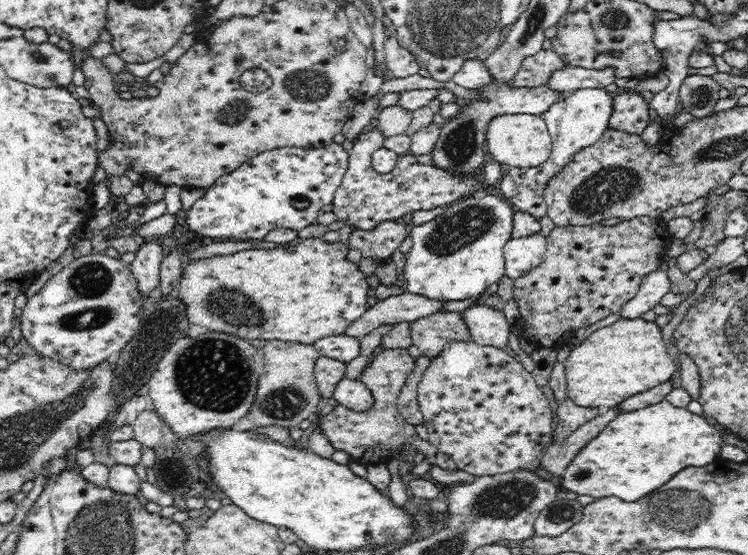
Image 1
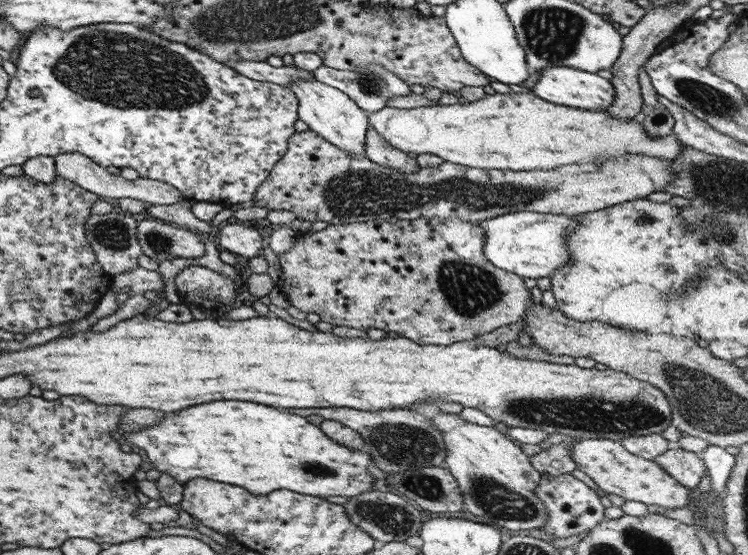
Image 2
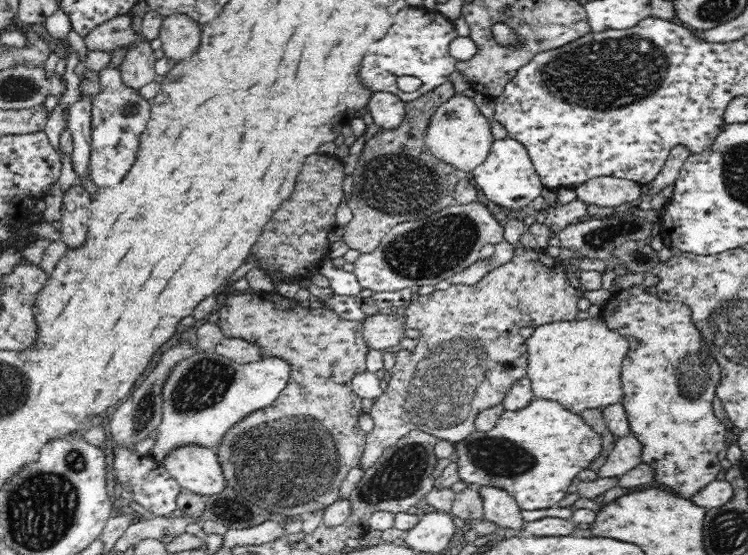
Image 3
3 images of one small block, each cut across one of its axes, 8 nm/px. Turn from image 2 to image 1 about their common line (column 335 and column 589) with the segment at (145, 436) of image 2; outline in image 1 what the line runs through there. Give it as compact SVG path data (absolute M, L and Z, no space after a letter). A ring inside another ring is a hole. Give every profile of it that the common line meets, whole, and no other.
M666 400L624 412L578 452L558 479L558 485L566 491L595 499L610 496L636 502L664 482L670 482L680 470L716 461L729 433L725 428L716 428L707 417L672 406Z

